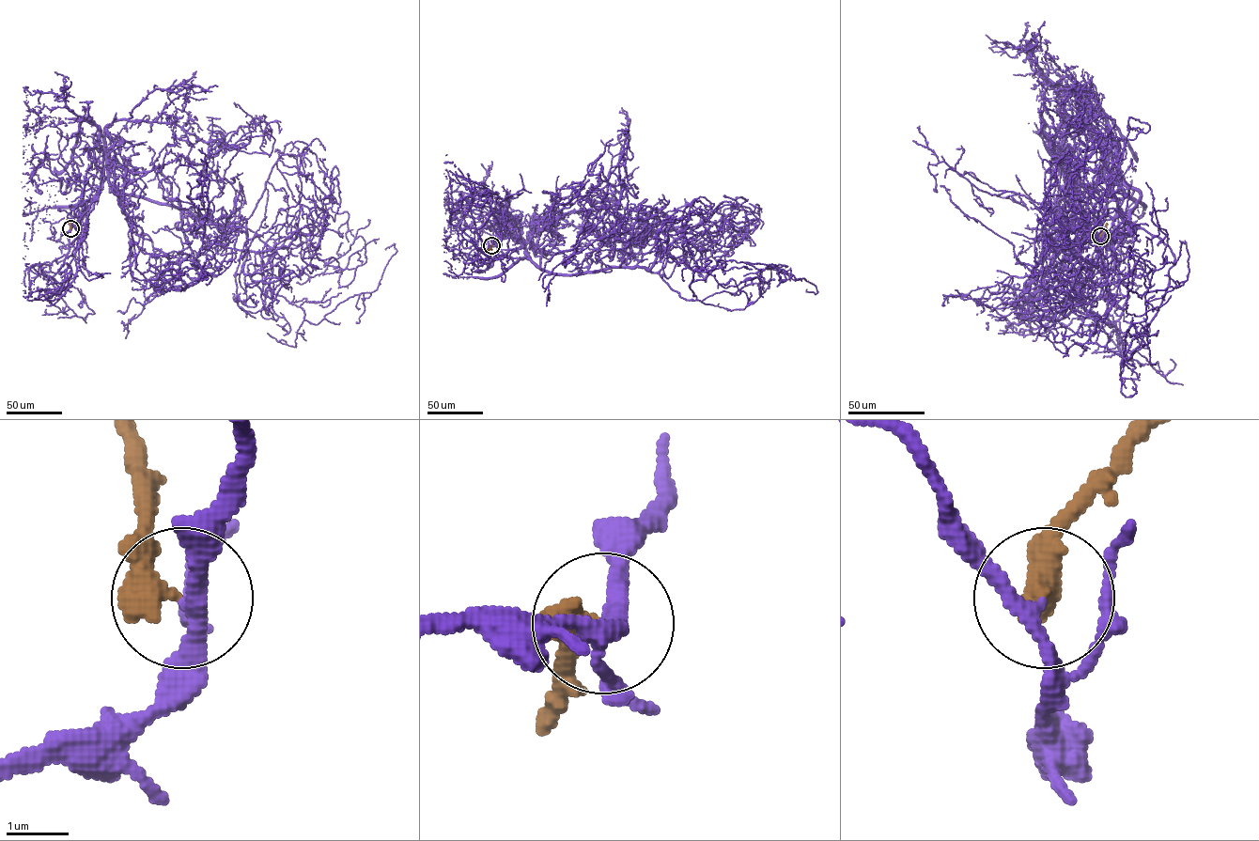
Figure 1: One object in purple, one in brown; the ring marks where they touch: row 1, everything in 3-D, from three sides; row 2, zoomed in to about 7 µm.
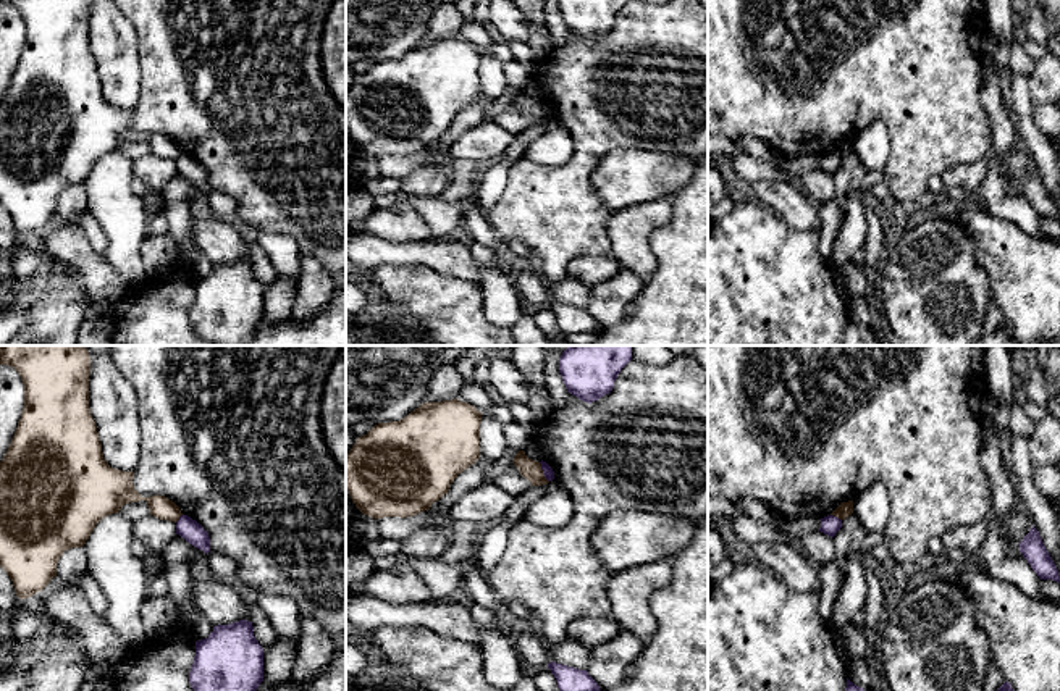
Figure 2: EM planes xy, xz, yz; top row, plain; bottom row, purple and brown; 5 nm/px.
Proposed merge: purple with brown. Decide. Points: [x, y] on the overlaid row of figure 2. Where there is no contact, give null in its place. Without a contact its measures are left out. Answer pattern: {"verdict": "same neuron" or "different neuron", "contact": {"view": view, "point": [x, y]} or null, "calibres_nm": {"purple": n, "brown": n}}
{"verdict": "different neuron", "contact": {"view": "xz", "point": [543, 472]}, "calibres_nm": {"purple": 50, "brown": 100}}

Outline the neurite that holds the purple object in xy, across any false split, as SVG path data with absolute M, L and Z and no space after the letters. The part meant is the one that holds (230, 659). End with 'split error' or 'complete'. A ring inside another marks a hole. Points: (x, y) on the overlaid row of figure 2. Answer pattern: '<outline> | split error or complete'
M252 622L217 625L205 639L196 641L196 657L189 672L194 691L257 691L262 681L263 649L254 636Z | complete

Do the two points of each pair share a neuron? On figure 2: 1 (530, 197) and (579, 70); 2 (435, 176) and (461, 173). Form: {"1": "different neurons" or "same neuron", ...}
{"1": "same neuron", "2": "different neurons"}

